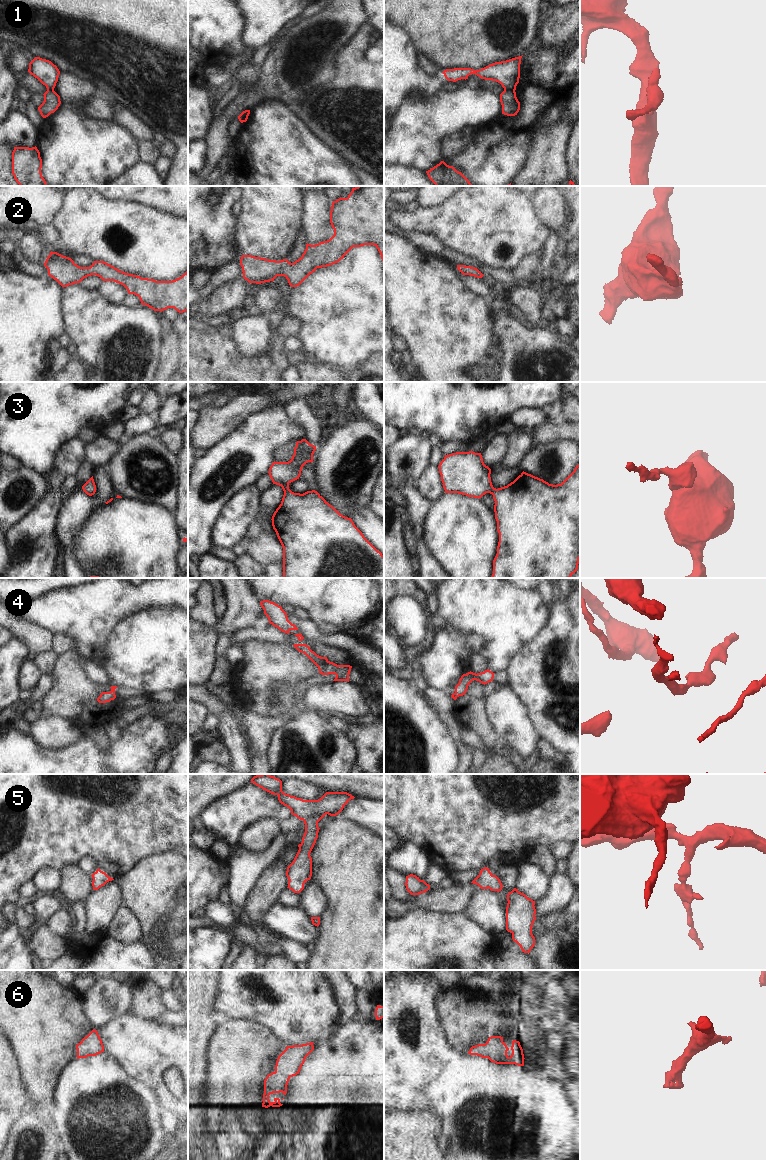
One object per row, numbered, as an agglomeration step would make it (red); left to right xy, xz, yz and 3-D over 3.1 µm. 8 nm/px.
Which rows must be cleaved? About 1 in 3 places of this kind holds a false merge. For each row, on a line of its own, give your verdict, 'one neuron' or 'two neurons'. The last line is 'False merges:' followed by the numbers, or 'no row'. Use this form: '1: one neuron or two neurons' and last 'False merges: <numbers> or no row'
1: two neurons
2: one neuron
3: one neuron
4: one neuron
5: one neuron
6: one neuron
False merges: 1

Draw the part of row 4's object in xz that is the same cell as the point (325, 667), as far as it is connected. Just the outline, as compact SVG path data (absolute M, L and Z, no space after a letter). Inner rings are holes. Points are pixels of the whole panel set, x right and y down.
M294 644L293 645L299 652L304 653L319 669L319 673L322 675L335 674L336 677L333 681L348 681L349 674L352 666L350 665L337 665L330 662L327 657L321 657L317 655L306 644Z

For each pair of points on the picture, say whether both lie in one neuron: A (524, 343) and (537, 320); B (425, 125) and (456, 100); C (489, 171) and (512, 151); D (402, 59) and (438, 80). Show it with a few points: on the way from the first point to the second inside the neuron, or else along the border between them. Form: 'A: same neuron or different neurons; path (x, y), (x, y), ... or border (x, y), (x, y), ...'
A: different neurons; border (548, 325), (533, 327)
B: same neuron; path (433, 119), (440, 116), (448, 108)
C: same neuron; path (495, 165), (506, 154)
D: same neuron; path (411, 68), (423, 80), (429, 80)

